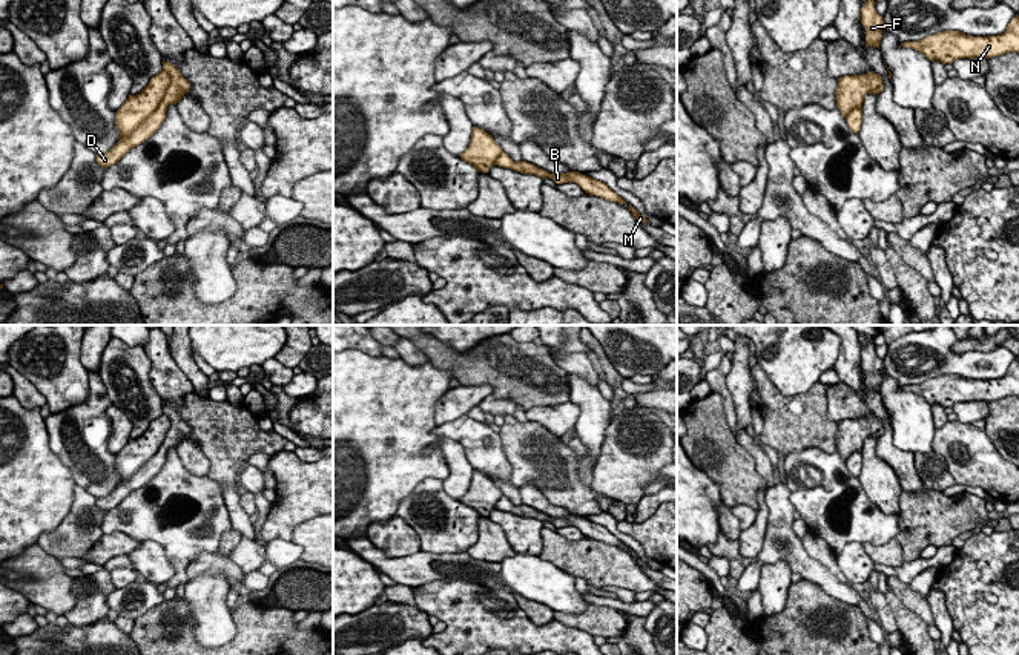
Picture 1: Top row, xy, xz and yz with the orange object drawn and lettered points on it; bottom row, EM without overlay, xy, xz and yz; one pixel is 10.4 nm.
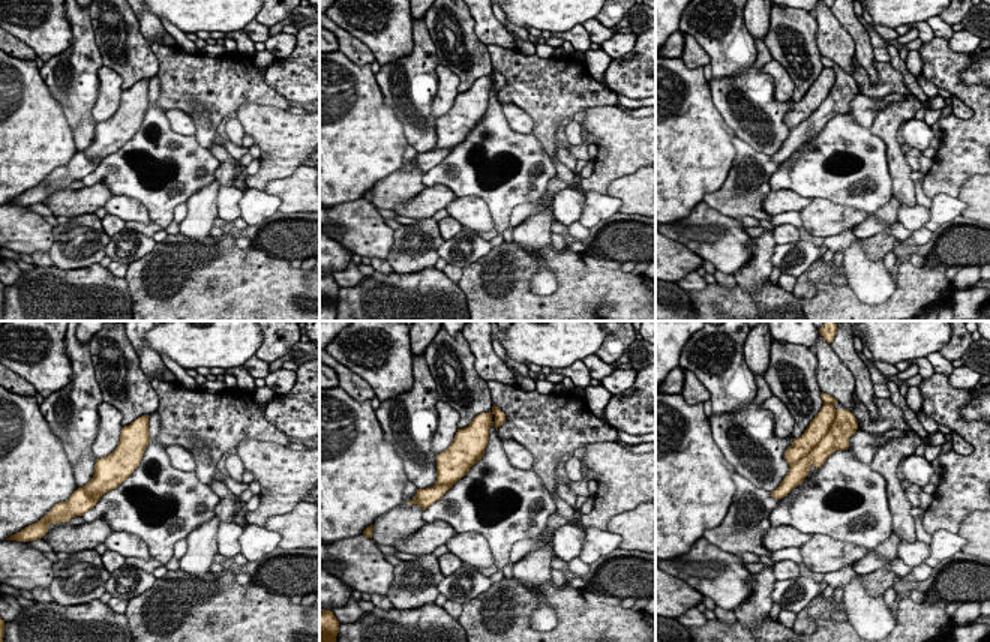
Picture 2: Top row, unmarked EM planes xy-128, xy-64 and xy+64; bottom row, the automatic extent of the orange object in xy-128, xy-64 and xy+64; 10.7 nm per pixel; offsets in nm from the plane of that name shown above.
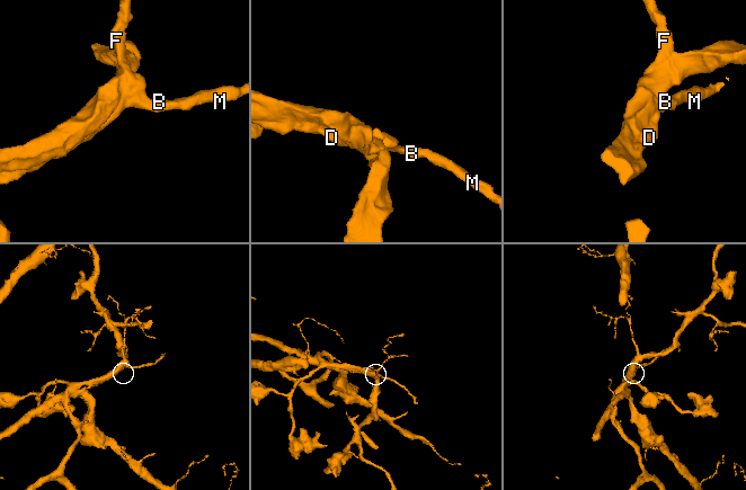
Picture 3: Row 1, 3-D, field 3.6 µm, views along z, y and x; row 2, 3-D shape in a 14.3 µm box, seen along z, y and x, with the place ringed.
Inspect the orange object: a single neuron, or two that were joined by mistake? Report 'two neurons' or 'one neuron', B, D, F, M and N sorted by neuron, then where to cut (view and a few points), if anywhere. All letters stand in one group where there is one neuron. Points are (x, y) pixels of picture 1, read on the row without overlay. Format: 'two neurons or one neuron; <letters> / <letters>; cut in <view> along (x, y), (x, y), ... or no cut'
one neuron; B D F M N; no cut

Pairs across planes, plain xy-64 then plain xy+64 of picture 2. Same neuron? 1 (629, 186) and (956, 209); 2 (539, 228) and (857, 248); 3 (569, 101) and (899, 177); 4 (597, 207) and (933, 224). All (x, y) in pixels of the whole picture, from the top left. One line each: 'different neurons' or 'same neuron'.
1: different neurons
2: same neuron
3: same neuron
4: same neuron

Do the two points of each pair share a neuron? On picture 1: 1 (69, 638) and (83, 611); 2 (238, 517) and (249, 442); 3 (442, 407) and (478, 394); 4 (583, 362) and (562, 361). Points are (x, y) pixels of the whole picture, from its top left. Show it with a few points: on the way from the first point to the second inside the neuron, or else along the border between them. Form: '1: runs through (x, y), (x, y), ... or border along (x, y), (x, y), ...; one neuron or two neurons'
1: border along (106, 615), (88, 625), (69, 623); two neurons
2: runs through (230, 499), (230, 460); one neuron
3: runs through (451, 405), (468, 396); one neuron
4: runs through (579, 362), (567, 362); one neuron

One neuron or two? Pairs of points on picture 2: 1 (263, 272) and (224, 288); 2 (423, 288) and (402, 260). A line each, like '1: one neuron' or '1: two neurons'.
1: one neuron
2: two neurons

